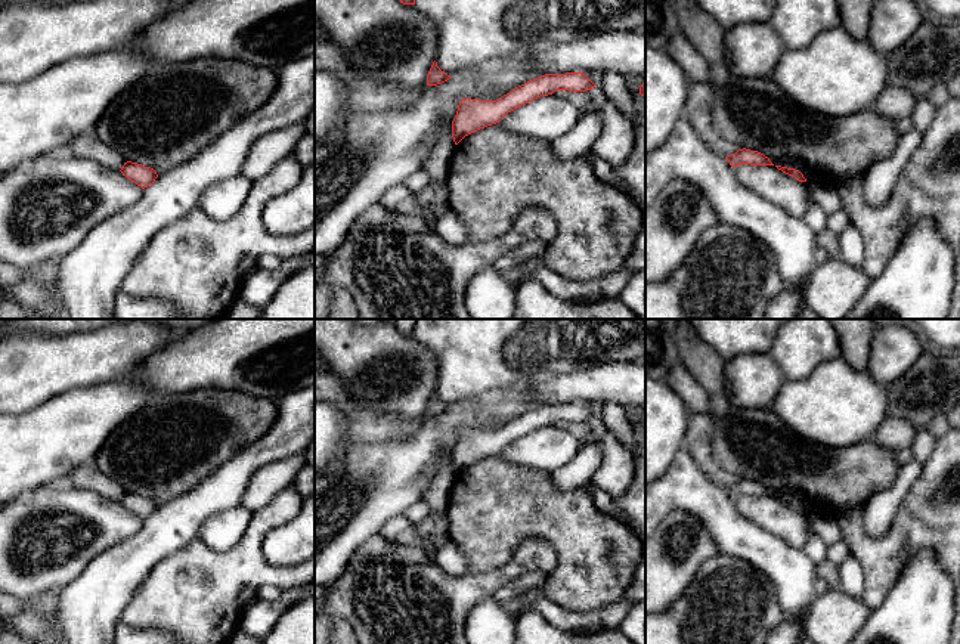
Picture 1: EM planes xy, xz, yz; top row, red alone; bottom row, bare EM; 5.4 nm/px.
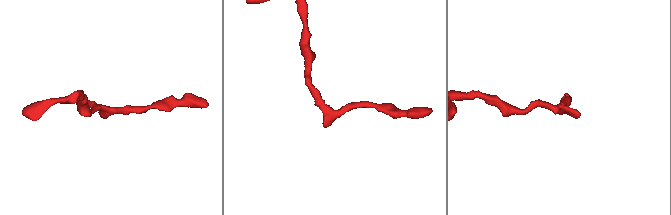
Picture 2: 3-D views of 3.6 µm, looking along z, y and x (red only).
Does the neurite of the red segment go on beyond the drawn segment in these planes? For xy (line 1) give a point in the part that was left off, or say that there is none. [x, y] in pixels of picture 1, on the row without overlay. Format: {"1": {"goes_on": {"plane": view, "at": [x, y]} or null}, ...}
{"1": {"goes_on": null}}

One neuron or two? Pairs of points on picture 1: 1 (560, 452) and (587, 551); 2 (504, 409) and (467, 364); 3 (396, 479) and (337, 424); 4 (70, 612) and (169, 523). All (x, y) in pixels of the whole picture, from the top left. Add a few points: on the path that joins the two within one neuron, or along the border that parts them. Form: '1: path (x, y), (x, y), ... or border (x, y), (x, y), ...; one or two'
1: border (516, 463), (550, 473); two
2: border (498, 390), (460, 406); two
3: border (350, 445), (344, 458), (330, 470); two
4: path (95, 597), (144, 548); one

